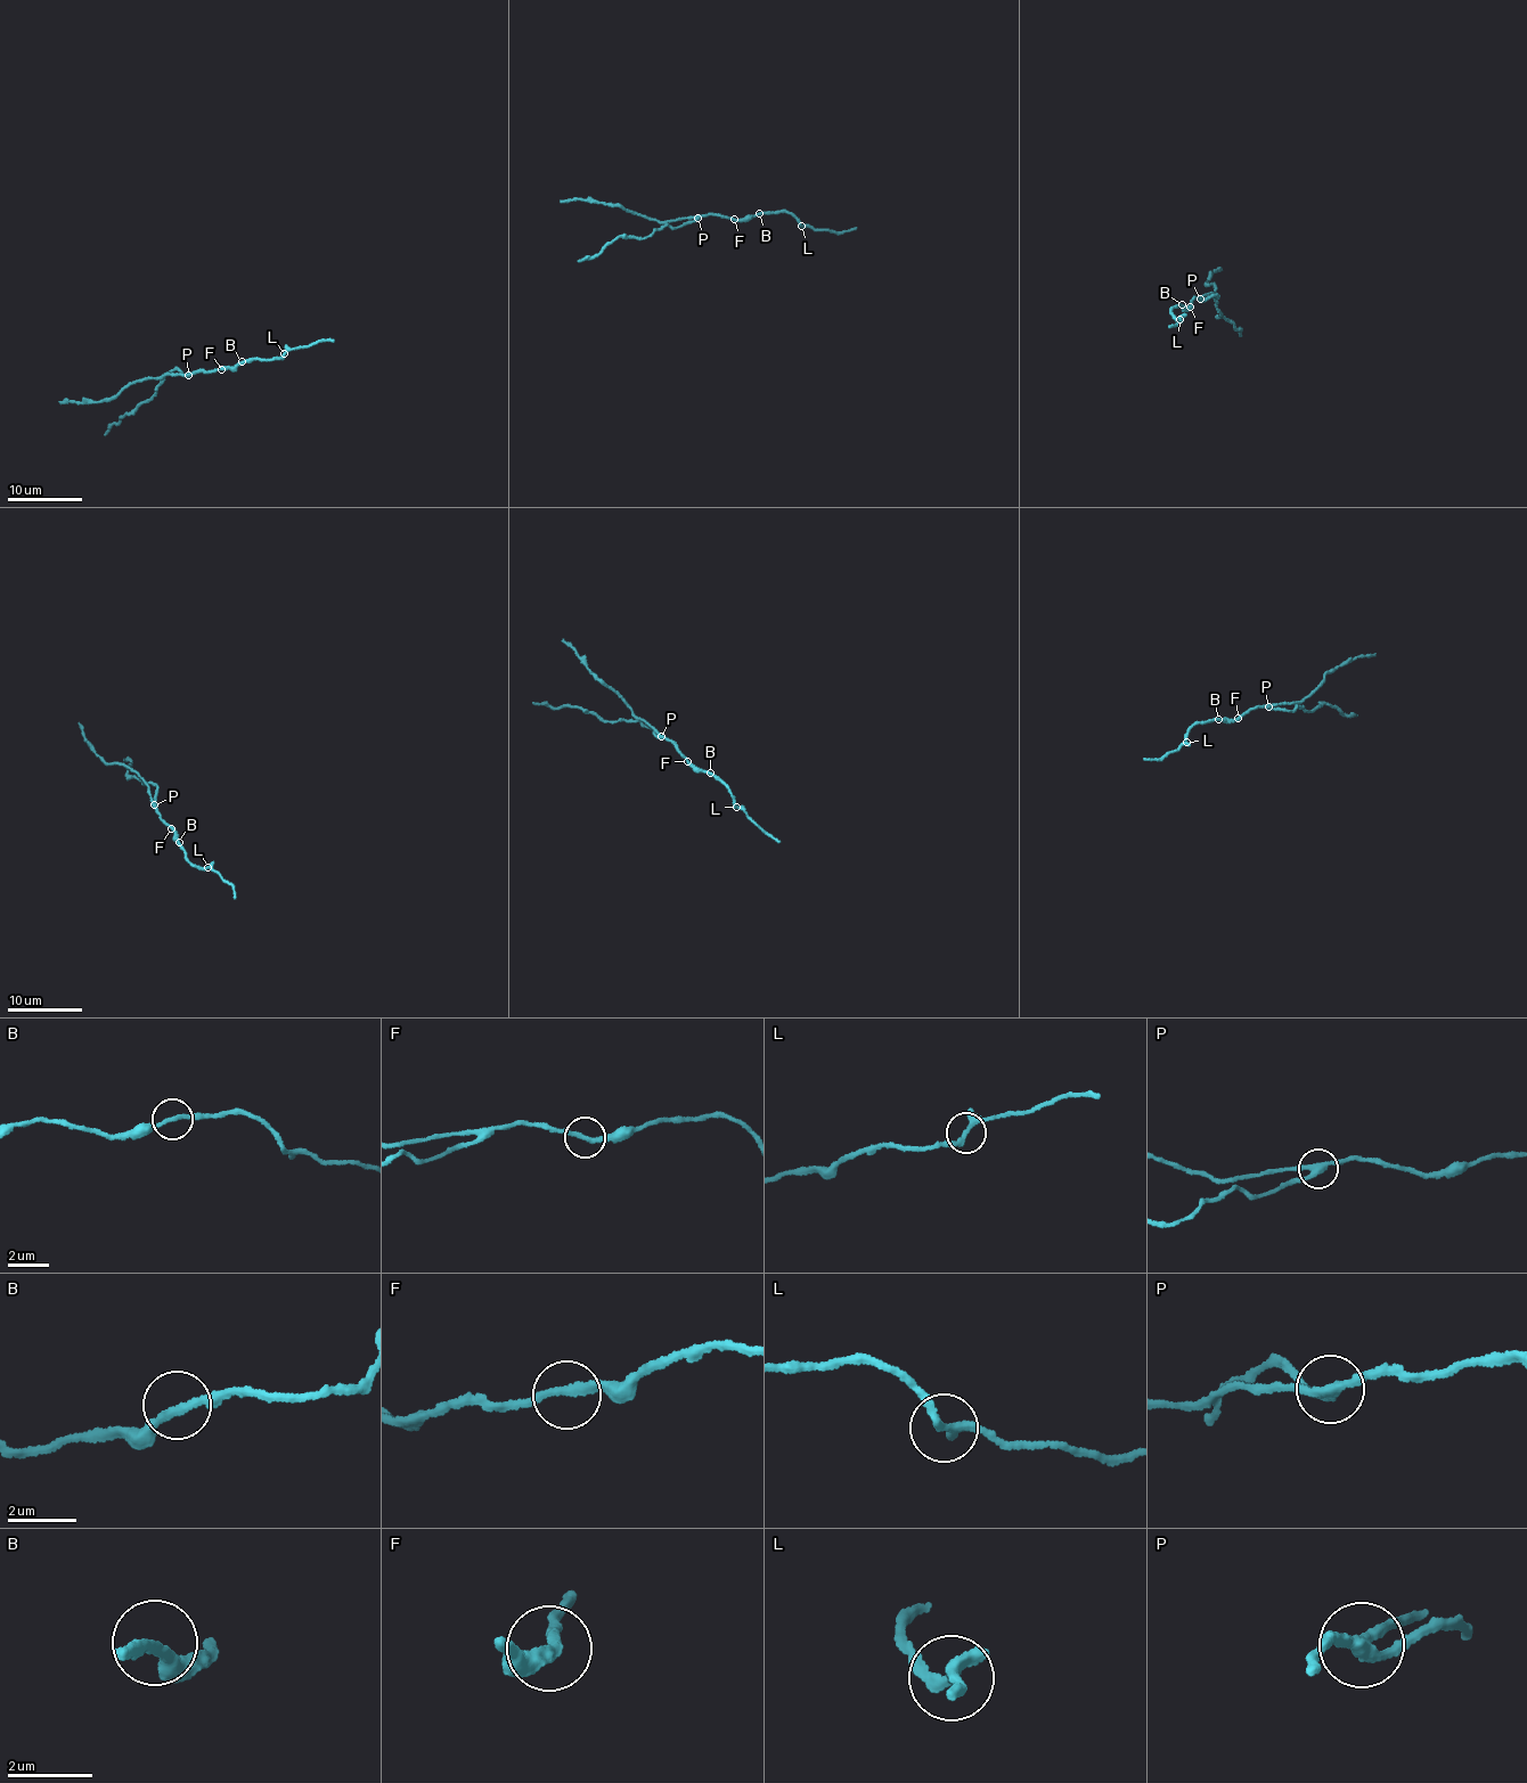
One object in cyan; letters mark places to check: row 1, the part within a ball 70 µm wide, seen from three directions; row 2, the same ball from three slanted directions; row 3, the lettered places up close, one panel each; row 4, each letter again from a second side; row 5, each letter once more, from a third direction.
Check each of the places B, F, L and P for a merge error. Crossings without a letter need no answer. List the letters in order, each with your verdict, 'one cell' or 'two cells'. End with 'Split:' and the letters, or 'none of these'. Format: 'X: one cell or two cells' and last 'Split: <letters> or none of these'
B: one cell
F: one cell
L: one cell
P: two cells
Split: P

